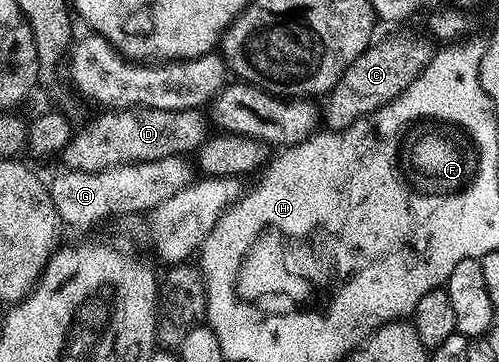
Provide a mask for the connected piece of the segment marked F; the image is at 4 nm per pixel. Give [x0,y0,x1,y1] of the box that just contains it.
[404,116,482,198]

